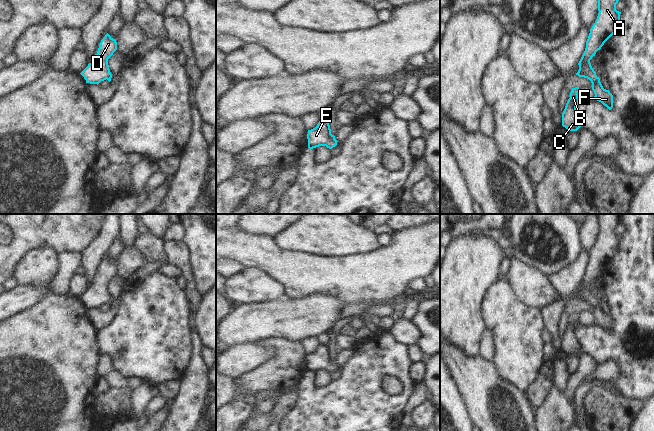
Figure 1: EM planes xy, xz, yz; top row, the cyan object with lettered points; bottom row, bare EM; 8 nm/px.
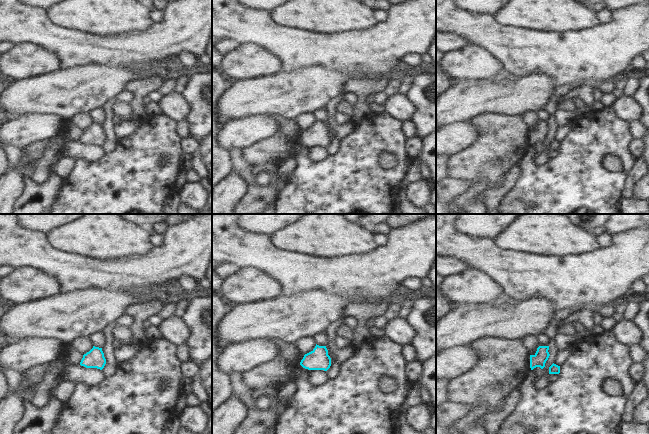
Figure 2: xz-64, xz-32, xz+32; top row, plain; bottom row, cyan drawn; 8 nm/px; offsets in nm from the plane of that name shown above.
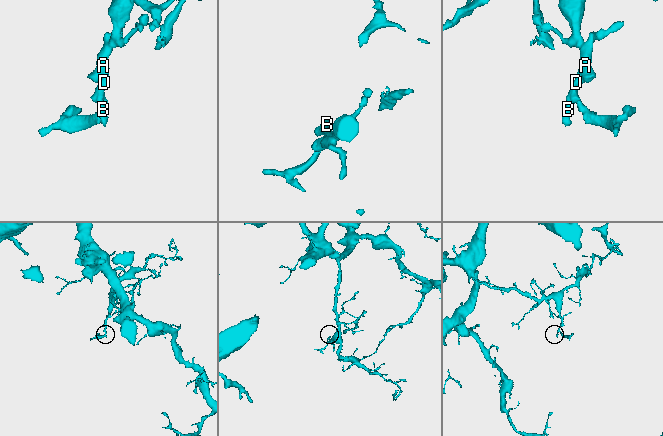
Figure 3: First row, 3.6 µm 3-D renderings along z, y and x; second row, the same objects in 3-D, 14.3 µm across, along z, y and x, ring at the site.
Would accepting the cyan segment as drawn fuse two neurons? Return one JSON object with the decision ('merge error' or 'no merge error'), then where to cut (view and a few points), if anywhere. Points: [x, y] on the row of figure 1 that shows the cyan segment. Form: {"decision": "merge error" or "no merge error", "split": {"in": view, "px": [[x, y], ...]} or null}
{"decision": "no merge error", "split": null}

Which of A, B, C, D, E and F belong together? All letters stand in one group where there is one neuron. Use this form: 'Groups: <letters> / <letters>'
Groups: A B C D E F.

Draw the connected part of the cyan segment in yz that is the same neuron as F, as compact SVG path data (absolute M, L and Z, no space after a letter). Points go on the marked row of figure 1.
M598 0L599 13L590 29L586 48L578 63L579 70L576 73L579 77L584 77L591 81L592 90L595 94L594 100L601 102L609 110L613 108L613 95L609 90L603 88L600 78L591 66L590 60L619 28L621 12L616 10L618 1Z

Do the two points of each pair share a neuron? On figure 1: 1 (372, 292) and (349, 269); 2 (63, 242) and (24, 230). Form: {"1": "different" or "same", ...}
{"1": "same", "2": "same"}

